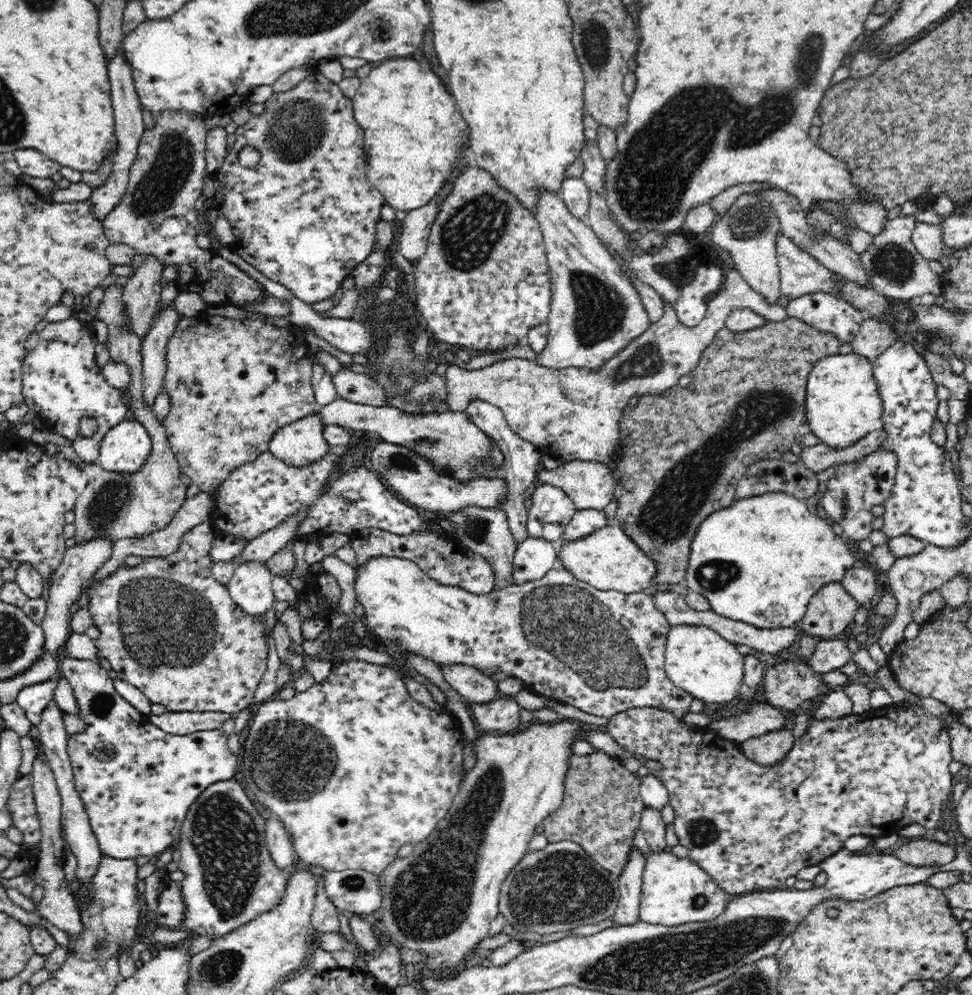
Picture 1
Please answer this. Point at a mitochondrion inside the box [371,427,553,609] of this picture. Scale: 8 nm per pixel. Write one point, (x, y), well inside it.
(476, 529)

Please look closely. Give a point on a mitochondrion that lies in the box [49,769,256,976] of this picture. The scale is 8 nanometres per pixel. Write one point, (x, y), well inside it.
(100, 946)

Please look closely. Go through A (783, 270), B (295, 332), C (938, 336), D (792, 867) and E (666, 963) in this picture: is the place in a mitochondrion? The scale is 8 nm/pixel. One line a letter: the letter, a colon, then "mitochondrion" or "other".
A: other
B: other
C: mitochondrion
D: other
E: mitochondrion

